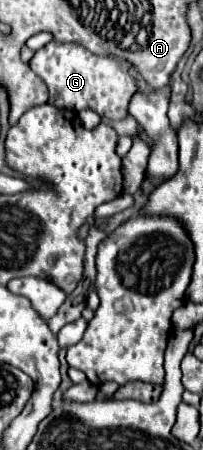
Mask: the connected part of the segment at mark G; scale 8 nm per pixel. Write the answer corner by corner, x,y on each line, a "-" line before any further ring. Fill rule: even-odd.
51,41
35,53
29,65
45,81
51,105
65,107
71,111
91,109
111,121
121,121
129,115
131,97
137,93
137,81
115,59
93,55
79,43

